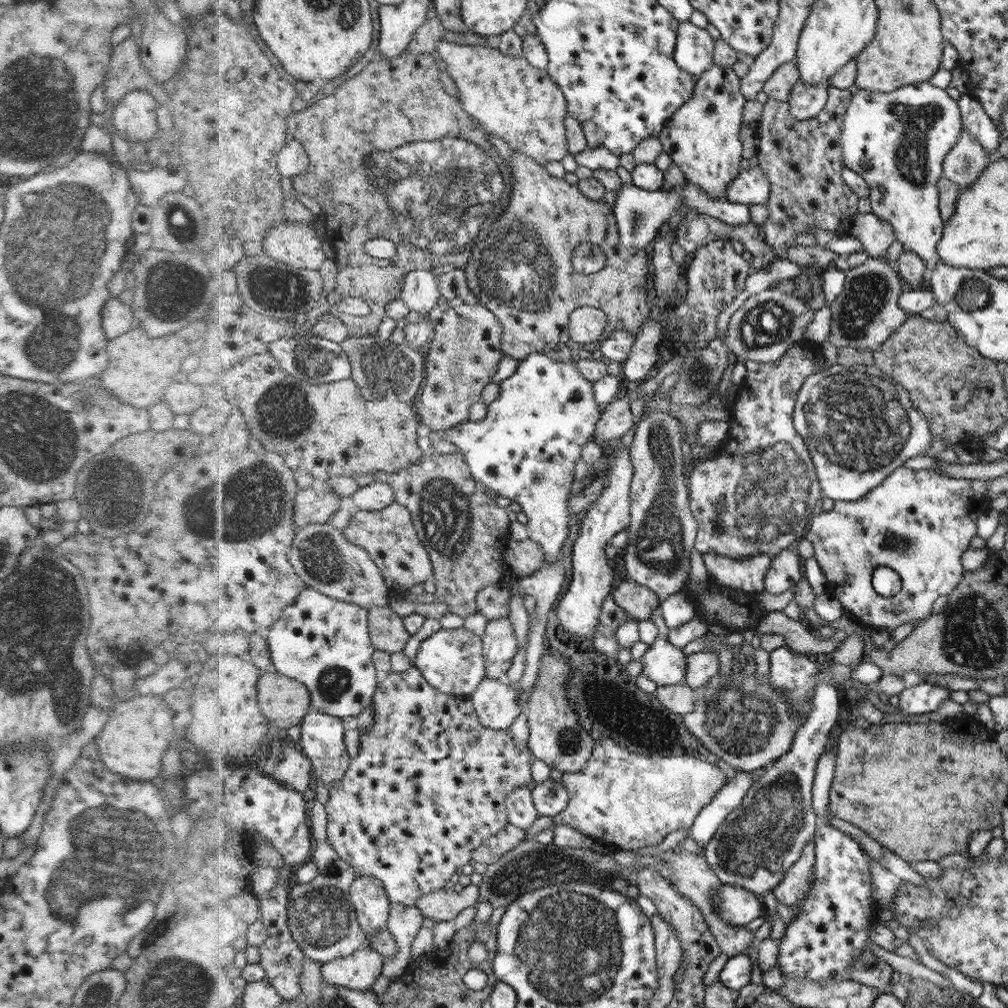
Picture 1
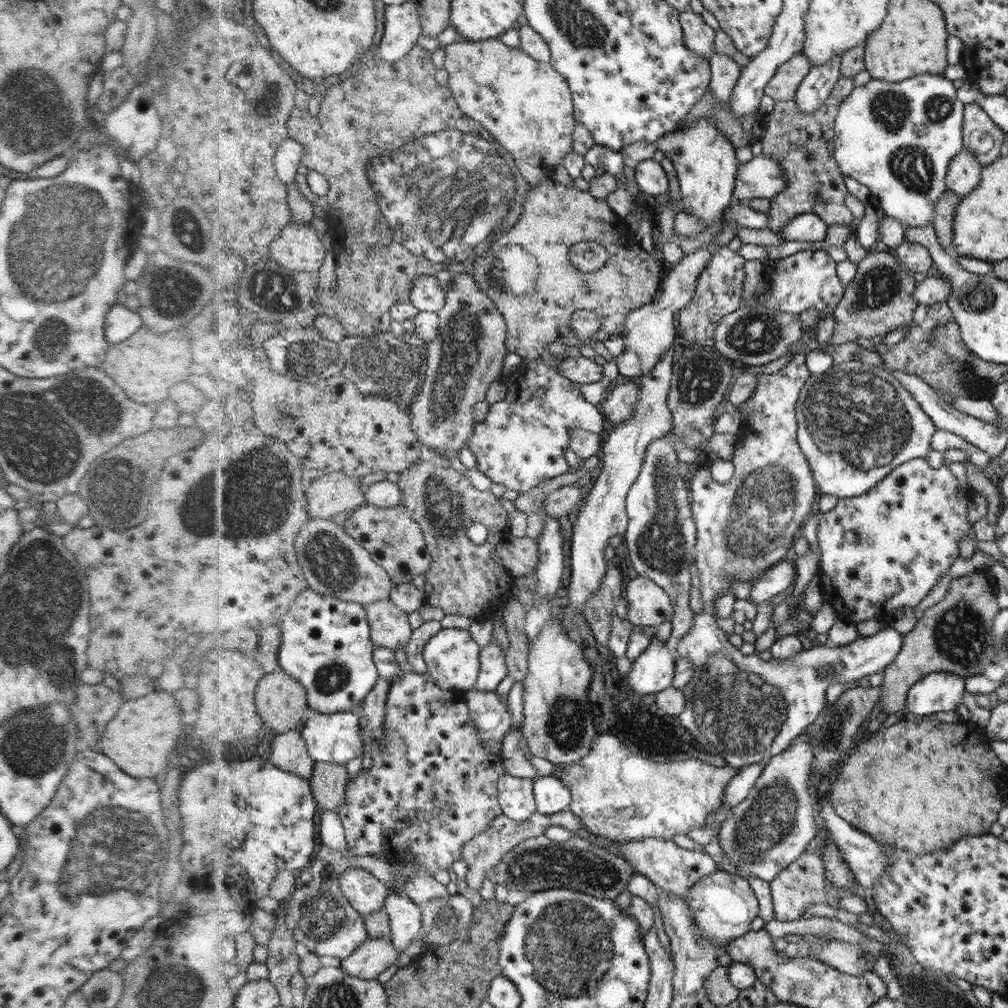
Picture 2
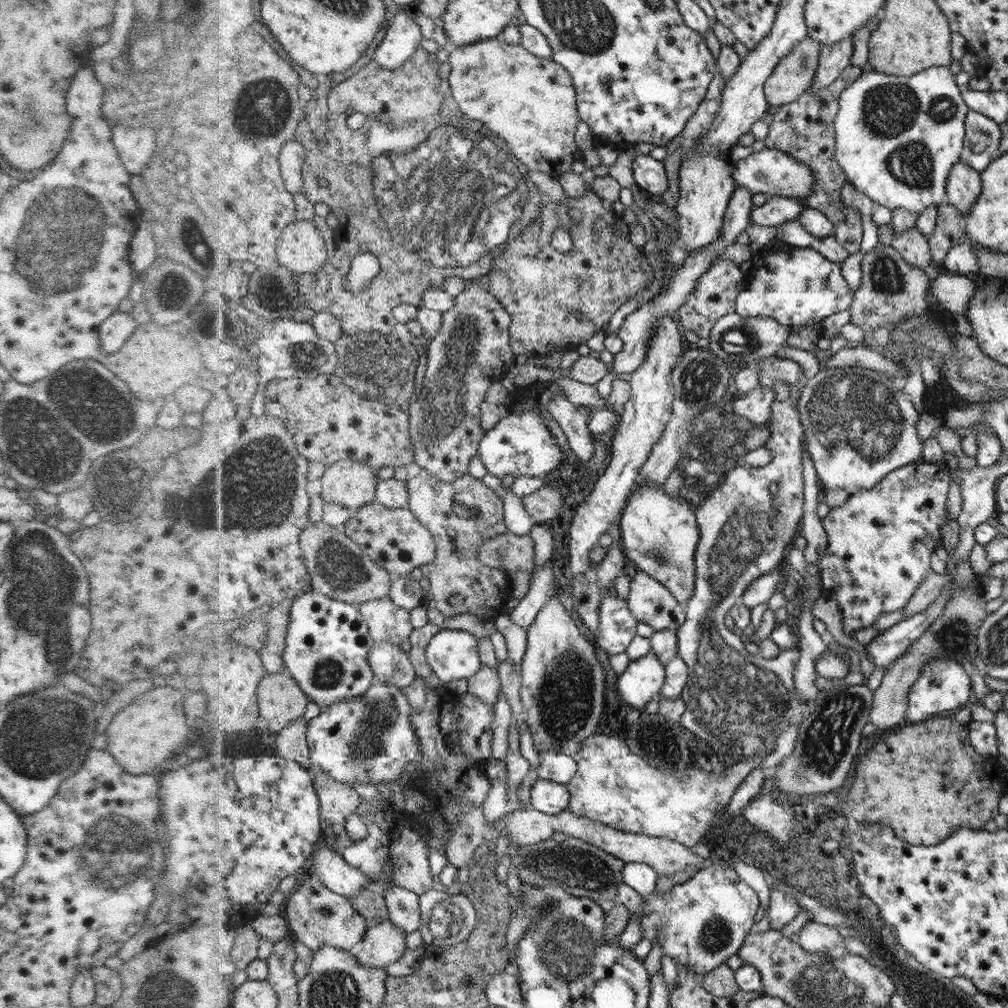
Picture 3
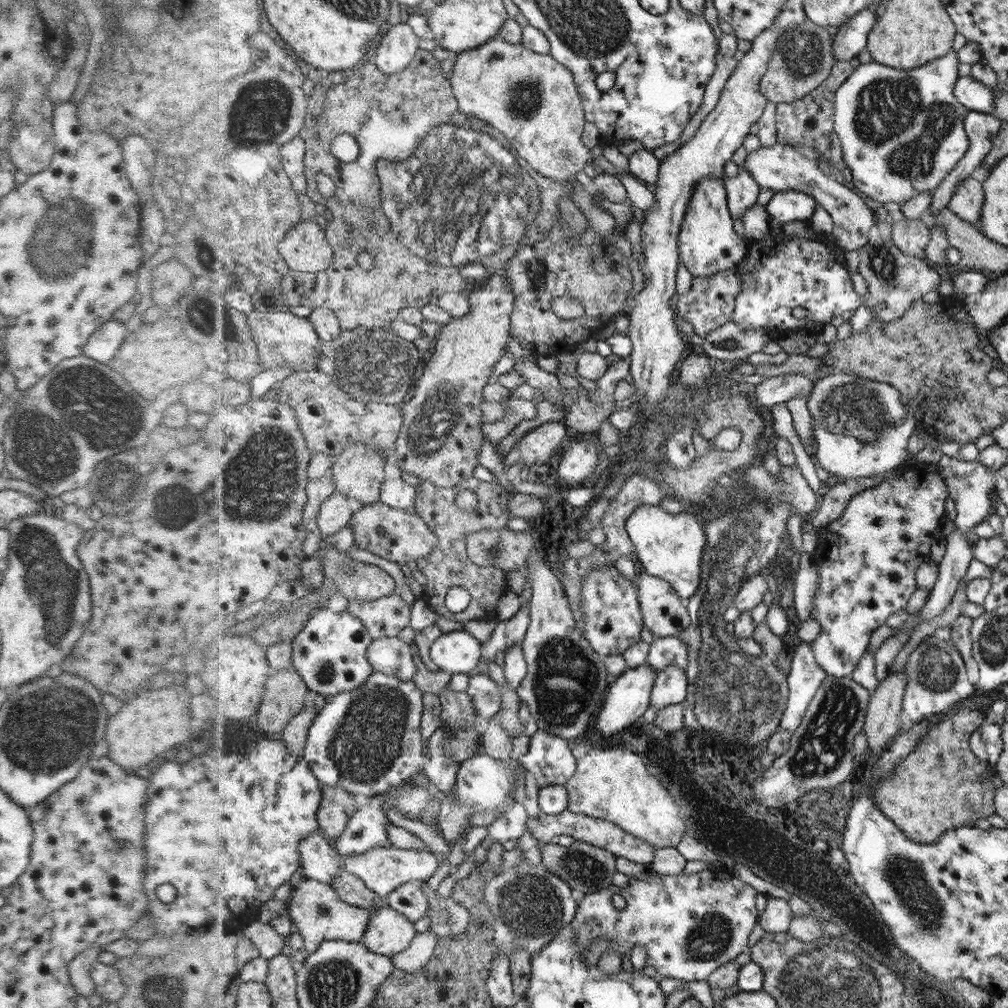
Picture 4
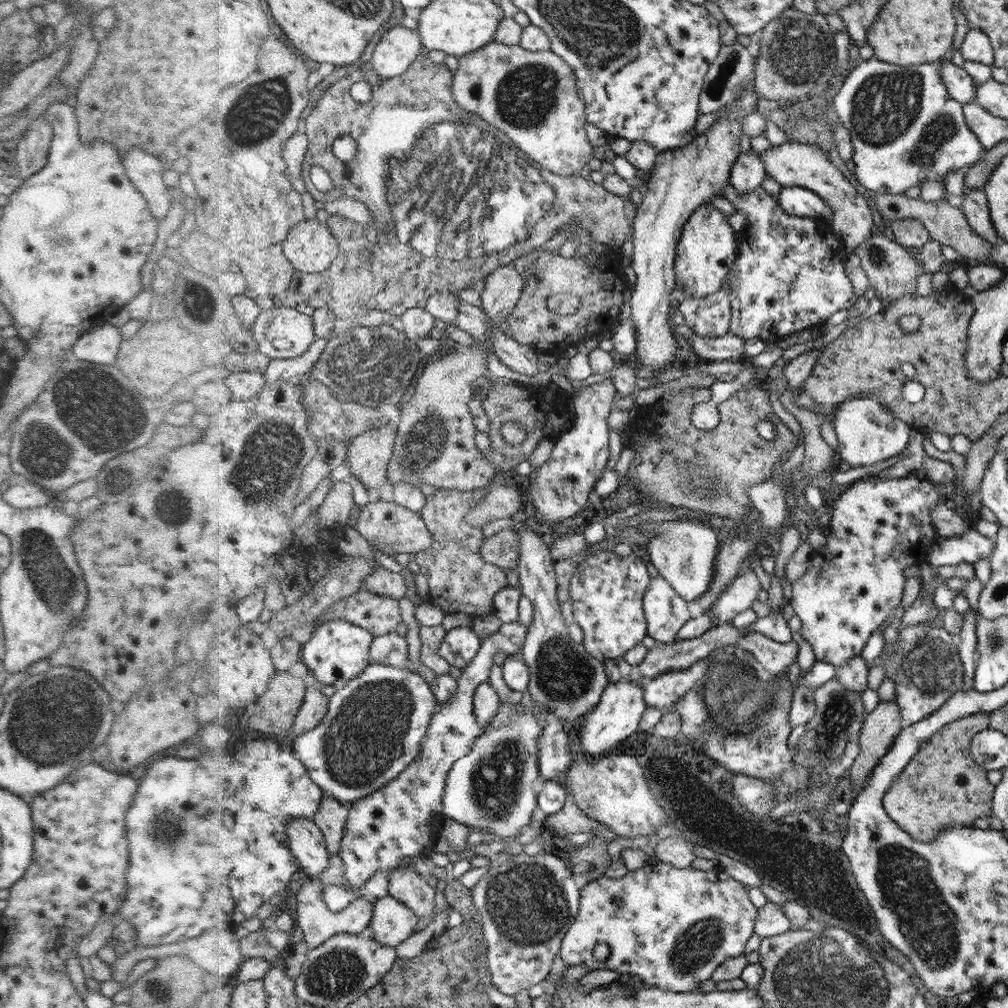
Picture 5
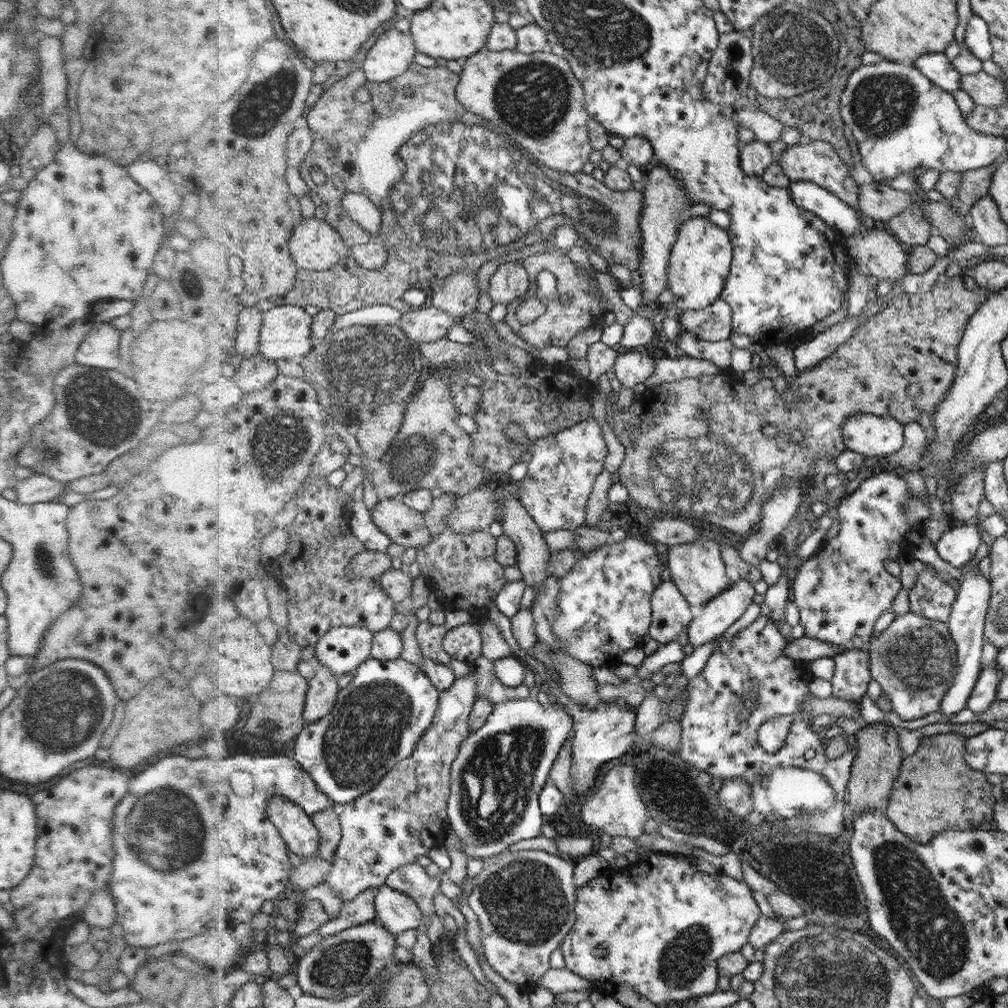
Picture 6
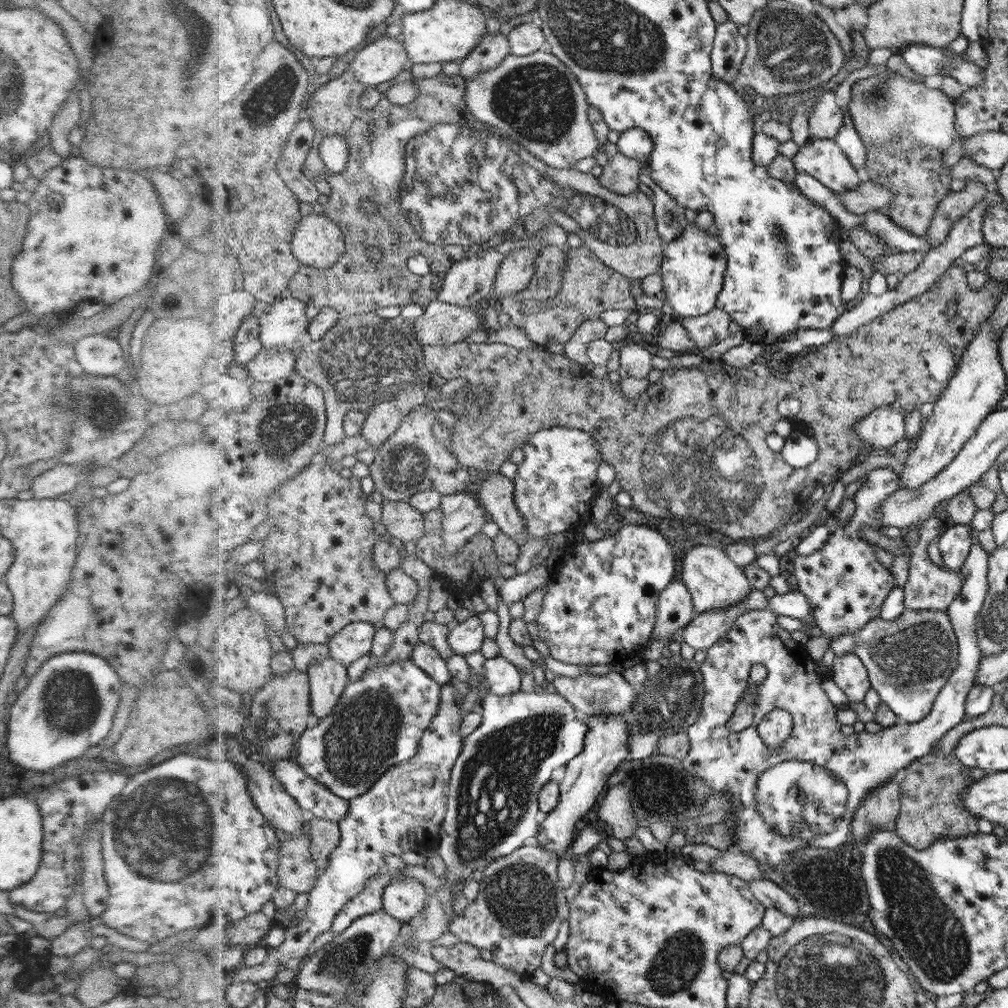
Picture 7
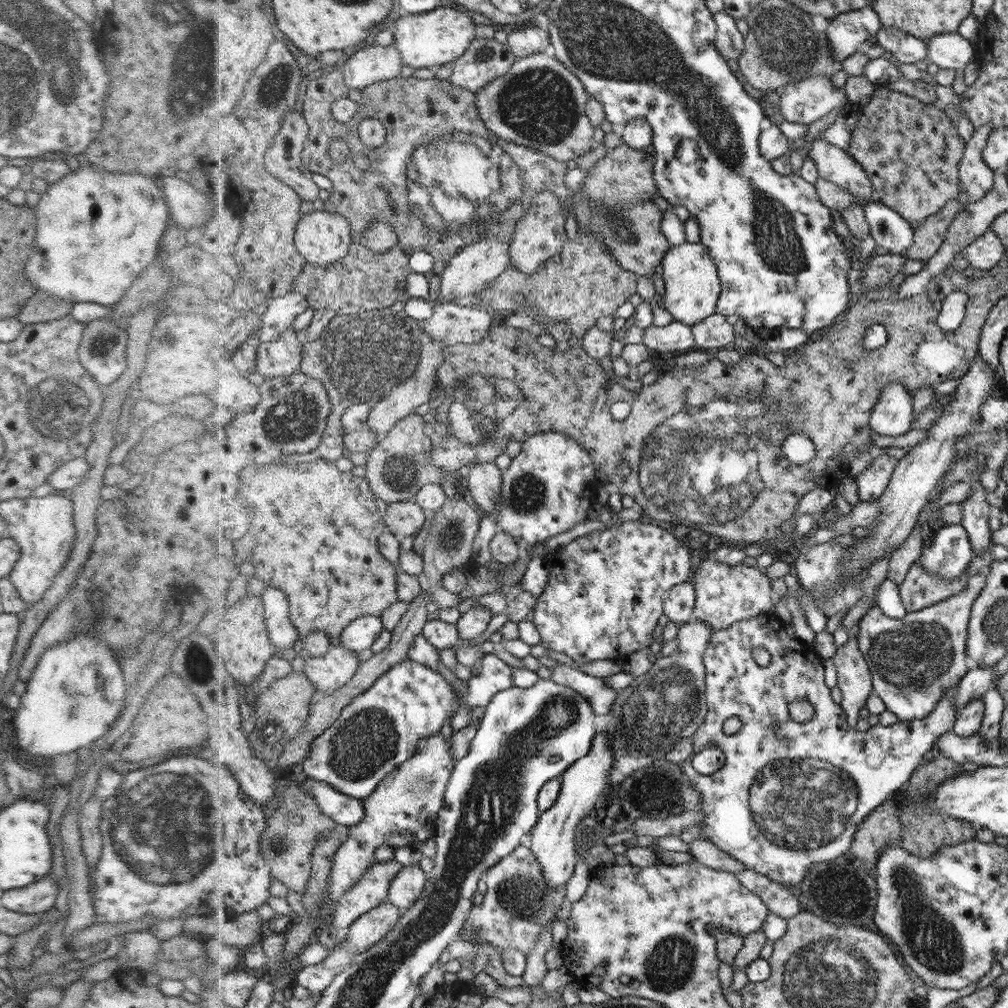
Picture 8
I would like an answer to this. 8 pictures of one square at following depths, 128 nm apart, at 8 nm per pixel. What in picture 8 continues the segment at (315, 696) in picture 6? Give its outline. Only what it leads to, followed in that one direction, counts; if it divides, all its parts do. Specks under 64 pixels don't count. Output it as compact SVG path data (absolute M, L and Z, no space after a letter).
M341 644L332 646L326 656L310 656L306 660L304 673L315 682L317 690L332 693L348 685L361 666L358 652Z

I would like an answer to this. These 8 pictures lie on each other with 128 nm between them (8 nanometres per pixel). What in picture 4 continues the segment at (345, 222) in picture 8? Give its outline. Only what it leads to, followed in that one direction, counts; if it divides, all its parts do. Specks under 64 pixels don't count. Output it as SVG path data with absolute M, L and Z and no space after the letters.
M304 220L279 244L290 268L302 272L322 272L334 260L334 248L326 231L315 220Z

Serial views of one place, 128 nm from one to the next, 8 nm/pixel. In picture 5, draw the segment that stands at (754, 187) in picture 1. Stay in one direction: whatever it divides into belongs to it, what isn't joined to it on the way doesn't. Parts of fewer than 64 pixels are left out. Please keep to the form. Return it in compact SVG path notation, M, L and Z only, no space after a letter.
M788 141L778 146L764 150L759 154L765 166L767 176L776 180L783 187L798 186L807 188L815 192L822 200L827 202L831 208L833 218L829 222L829 227L835 235L839 244L843 244L848 249L854 249L861 242L864 242L873 234L875 223L872 212L868 208L868 202L858 194L858 190L832 166L826 158L826 153L820 146Z

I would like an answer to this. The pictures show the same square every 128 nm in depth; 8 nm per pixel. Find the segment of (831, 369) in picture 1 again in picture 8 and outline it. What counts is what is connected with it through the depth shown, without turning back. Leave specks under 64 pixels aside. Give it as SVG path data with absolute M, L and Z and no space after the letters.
M900 383L883 387L869 418L872 432L880 436L902 436L912 426L912 396Z

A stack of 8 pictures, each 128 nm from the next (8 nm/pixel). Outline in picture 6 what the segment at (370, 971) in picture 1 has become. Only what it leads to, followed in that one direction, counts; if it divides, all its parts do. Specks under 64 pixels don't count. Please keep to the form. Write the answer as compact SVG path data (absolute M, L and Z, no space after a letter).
M389 885L379 888L377 909L377 919L384 922L397 937L407 930L418 928L424 918L423 910L415 898Z

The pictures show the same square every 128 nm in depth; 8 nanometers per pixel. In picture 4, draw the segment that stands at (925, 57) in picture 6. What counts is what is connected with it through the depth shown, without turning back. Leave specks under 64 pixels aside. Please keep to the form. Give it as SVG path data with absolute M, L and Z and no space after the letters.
M971 75L958 78L954 92L961 103L972 111L991 115L996 112L995 90Z

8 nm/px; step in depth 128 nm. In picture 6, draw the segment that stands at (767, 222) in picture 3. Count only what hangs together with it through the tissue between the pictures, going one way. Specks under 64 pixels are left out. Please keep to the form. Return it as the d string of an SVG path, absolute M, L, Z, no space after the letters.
M799 180L791 182L787 190L802 210L818 215L830 226L837 226L848 237L862 232L862 213L856 212L825 188L807 180Z

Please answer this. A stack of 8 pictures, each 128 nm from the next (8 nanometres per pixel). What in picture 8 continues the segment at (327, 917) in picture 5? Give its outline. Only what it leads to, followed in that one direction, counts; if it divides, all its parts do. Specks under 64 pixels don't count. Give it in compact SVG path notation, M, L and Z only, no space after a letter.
M398 860L377 862L368 869L362 881L341 898L332 918L340 937L347 936L351 926L361 916L388 901L392 882L404 868L405 863Z

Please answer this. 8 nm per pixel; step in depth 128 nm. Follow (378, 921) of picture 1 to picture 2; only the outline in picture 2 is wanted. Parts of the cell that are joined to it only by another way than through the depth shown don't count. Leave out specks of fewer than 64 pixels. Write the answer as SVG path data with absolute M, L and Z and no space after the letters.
M354 866L340 878L344 894L365 917L383 910L387 898L392 894L392 890L380 878L362 868Z

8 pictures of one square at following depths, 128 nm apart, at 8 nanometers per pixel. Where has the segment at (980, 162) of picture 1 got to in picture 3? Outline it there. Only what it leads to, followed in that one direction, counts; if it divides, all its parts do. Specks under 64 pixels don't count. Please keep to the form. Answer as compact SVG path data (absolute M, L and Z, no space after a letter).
M958 161L947 179L947 202L965 215L978 200L981 190L981 173L964 161Z

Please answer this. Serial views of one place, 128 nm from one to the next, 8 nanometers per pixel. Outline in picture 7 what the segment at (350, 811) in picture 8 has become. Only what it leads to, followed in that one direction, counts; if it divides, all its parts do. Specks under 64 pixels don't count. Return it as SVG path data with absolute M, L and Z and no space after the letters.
M278 759L267 764L310 816L338 823L350 818L350 800L338 796L329 786L312 778L298 761Z

